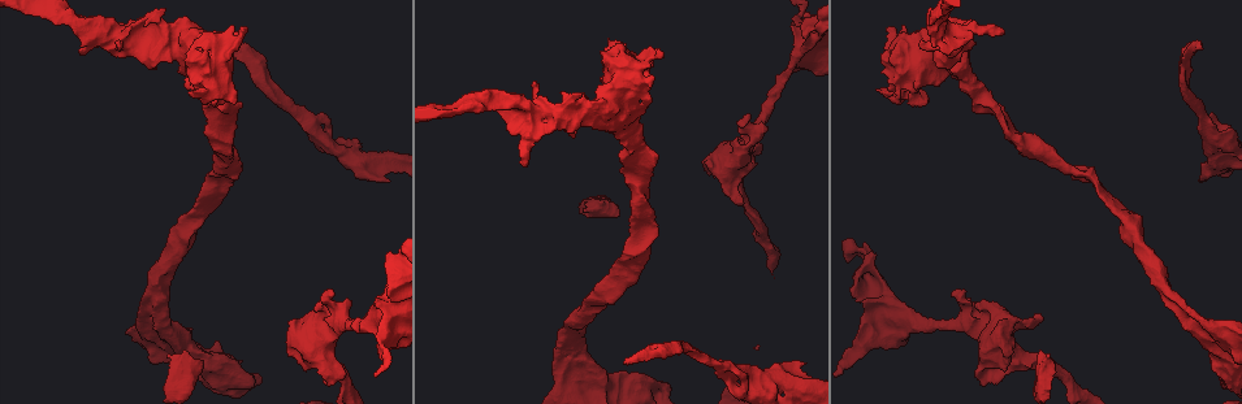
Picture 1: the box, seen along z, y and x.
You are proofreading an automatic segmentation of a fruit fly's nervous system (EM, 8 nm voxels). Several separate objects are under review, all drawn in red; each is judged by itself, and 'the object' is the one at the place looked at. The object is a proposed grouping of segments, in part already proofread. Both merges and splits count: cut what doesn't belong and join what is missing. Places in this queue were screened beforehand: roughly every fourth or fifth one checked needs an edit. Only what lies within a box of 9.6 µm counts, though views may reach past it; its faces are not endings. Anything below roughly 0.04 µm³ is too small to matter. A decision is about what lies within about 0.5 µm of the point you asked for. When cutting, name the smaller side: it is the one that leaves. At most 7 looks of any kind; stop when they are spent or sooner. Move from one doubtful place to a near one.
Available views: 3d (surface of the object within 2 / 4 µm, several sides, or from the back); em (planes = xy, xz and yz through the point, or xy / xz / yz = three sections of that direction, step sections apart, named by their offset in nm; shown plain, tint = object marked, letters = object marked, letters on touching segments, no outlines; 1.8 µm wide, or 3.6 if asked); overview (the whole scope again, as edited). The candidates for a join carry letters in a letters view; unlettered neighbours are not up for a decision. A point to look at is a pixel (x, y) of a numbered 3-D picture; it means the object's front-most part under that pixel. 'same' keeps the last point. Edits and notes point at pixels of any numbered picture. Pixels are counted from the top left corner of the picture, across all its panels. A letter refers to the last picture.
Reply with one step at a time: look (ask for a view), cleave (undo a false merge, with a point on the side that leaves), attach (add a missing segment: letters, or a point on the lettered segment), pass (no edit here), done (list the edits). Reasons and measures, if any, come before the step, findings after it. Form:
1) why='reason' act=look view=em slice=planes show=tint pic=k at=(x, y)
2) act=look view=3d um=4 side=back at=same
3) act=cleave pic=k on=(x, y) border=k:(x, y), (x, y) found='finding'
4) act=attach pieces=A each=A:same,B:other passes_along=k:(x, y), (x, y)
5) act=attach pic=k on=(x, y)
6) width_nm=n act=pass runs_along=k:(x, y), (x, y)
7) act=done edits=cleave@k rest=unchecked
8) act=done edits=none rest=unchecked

why='free end' act=look view=3d um=4 side=back pic=1 at=(1200, 49)

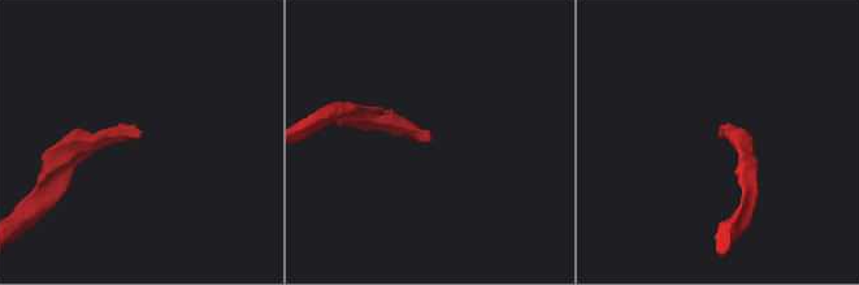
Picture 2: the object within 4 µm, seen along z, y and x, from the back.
act=look view=em um=3.6 slice=planes show=tint pic=2 at=(427, 140)

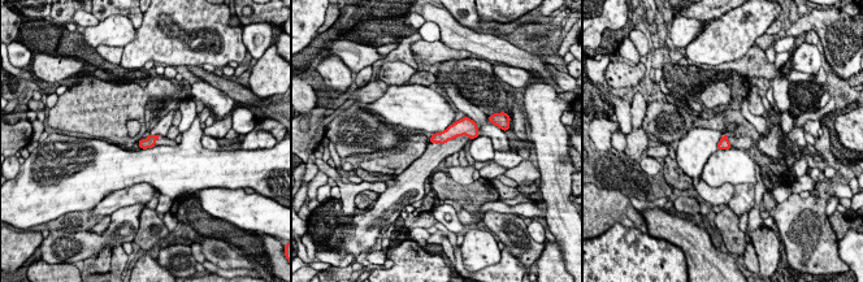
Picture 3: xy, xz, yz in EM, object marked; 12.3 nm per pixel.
act=look view=em um=3.6 slice=planes show=letters at=same

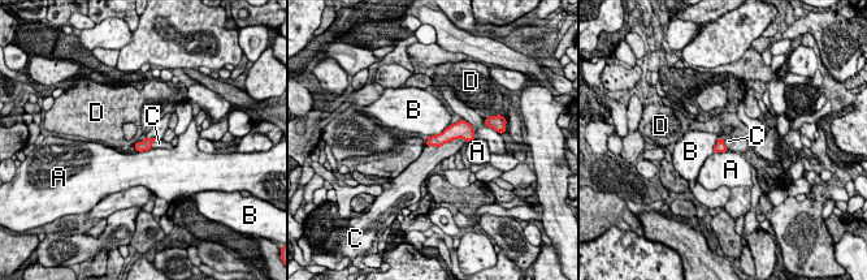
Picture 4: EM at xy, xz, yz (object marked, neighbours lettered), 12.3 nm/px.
act=attach pic=4 on=(432, 156) each=A:other,B:other,C:same,D:other passes_along=4:(460, 129), (445, 142), (432, 156) found='it goes on there'

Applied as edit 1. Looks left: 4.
why='closes a loop' act=look view=3d um=2 pic=1 at=(1215, 118)

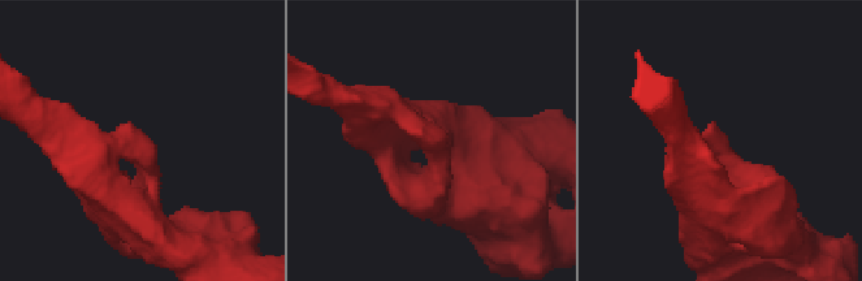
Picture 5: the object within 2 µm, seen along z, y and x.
why='need the tissue' act=look view=em slice=xy step=16 show=tint pic=5 at=(430, 137)

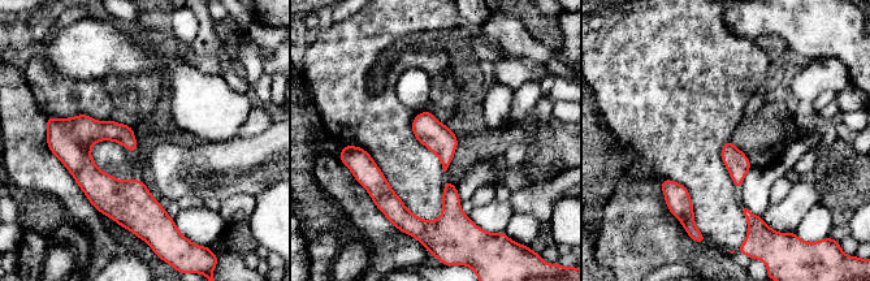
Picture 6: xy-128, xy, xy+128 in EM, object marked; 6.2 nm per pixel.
why='another direction' act=look view=em slice=xz step=4 show=letters at=same

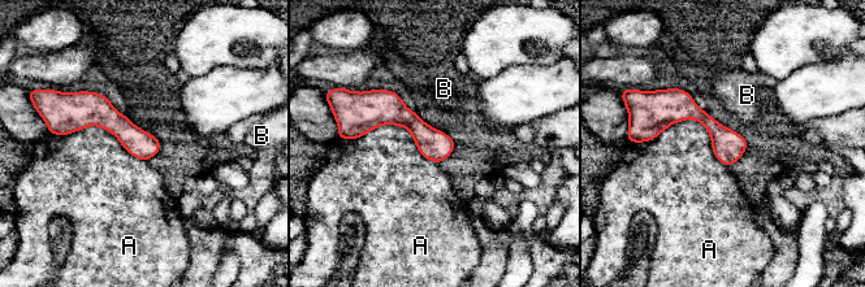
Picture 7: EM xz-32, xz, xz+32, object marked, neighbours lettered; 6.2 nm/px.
width_nm=180 act=pass each=A:other,B:other runs_along=7:(649, 130), (697, 113), (743, 146) found='one neuron here'

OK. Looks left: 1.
act=done edits=attach@4 rest=unchecked

